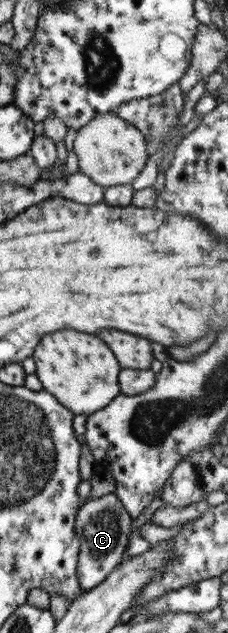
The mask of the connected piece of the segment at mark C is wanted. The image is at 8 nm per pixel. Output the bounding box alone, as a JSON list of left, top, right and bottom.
[75,497,132,591]

